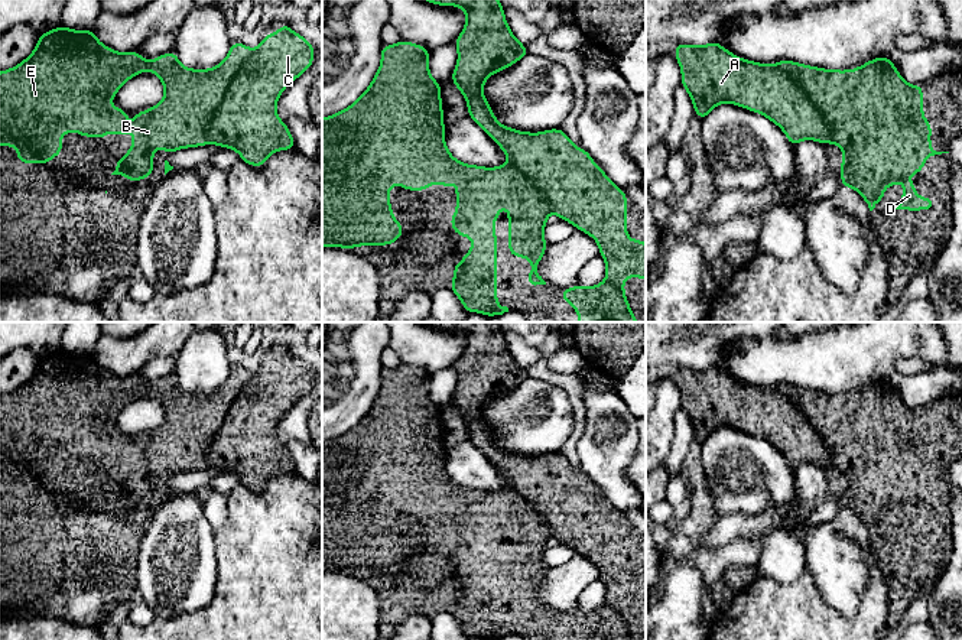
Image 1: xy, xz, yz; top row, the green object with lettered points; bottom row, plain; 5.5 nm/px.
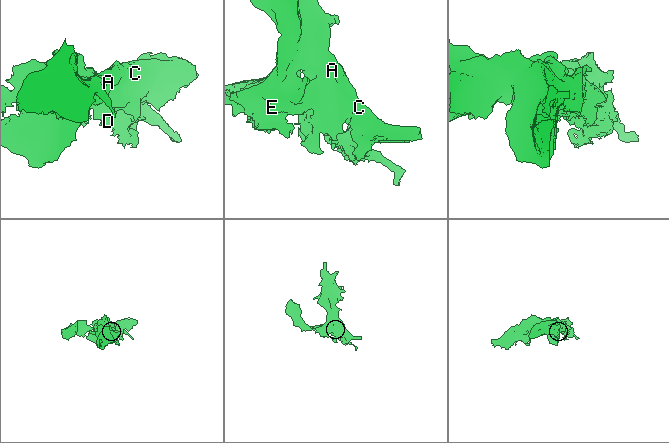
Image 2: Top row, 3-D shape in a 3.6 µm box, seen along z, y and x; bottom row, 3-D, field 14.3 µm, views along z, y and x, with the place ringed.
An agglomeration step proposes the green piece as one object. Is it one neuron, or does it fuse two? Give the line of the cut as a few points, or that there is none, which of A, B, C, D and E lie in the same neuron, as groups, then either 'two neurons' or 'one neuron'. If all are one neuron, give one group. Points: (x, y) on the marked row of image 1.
cut xy (253, 52), (214, 111), (207, 142); groups A C / B D E; two neurons

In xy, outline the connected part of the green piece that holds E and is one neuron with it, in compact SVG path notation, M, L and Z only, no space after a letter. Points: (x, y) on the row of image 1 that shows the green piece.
M64 25L39 35L35 51L19 65L0 72L0 146L16 146L19 163L52 163L55 155L62 155L61 137L66 131L78 131L82 137L108 137L110 129L116 129L117 137L127 136L127 111L110 105L120 87L140 72L152 69L165 85L163 100L140 113L133 113L133 147L116 162L111 175L124 175L129 182L150 178L153 173L153 150L163 146L165 156L178 149L198 147L208 143L208 126L214 111L238 74L243 64L253 55L253 51L241 42L230 45L227 58L211 69L185 68L175 51L160 55L149 64L139 51L117 52L98 42L94 30L71 30Z

